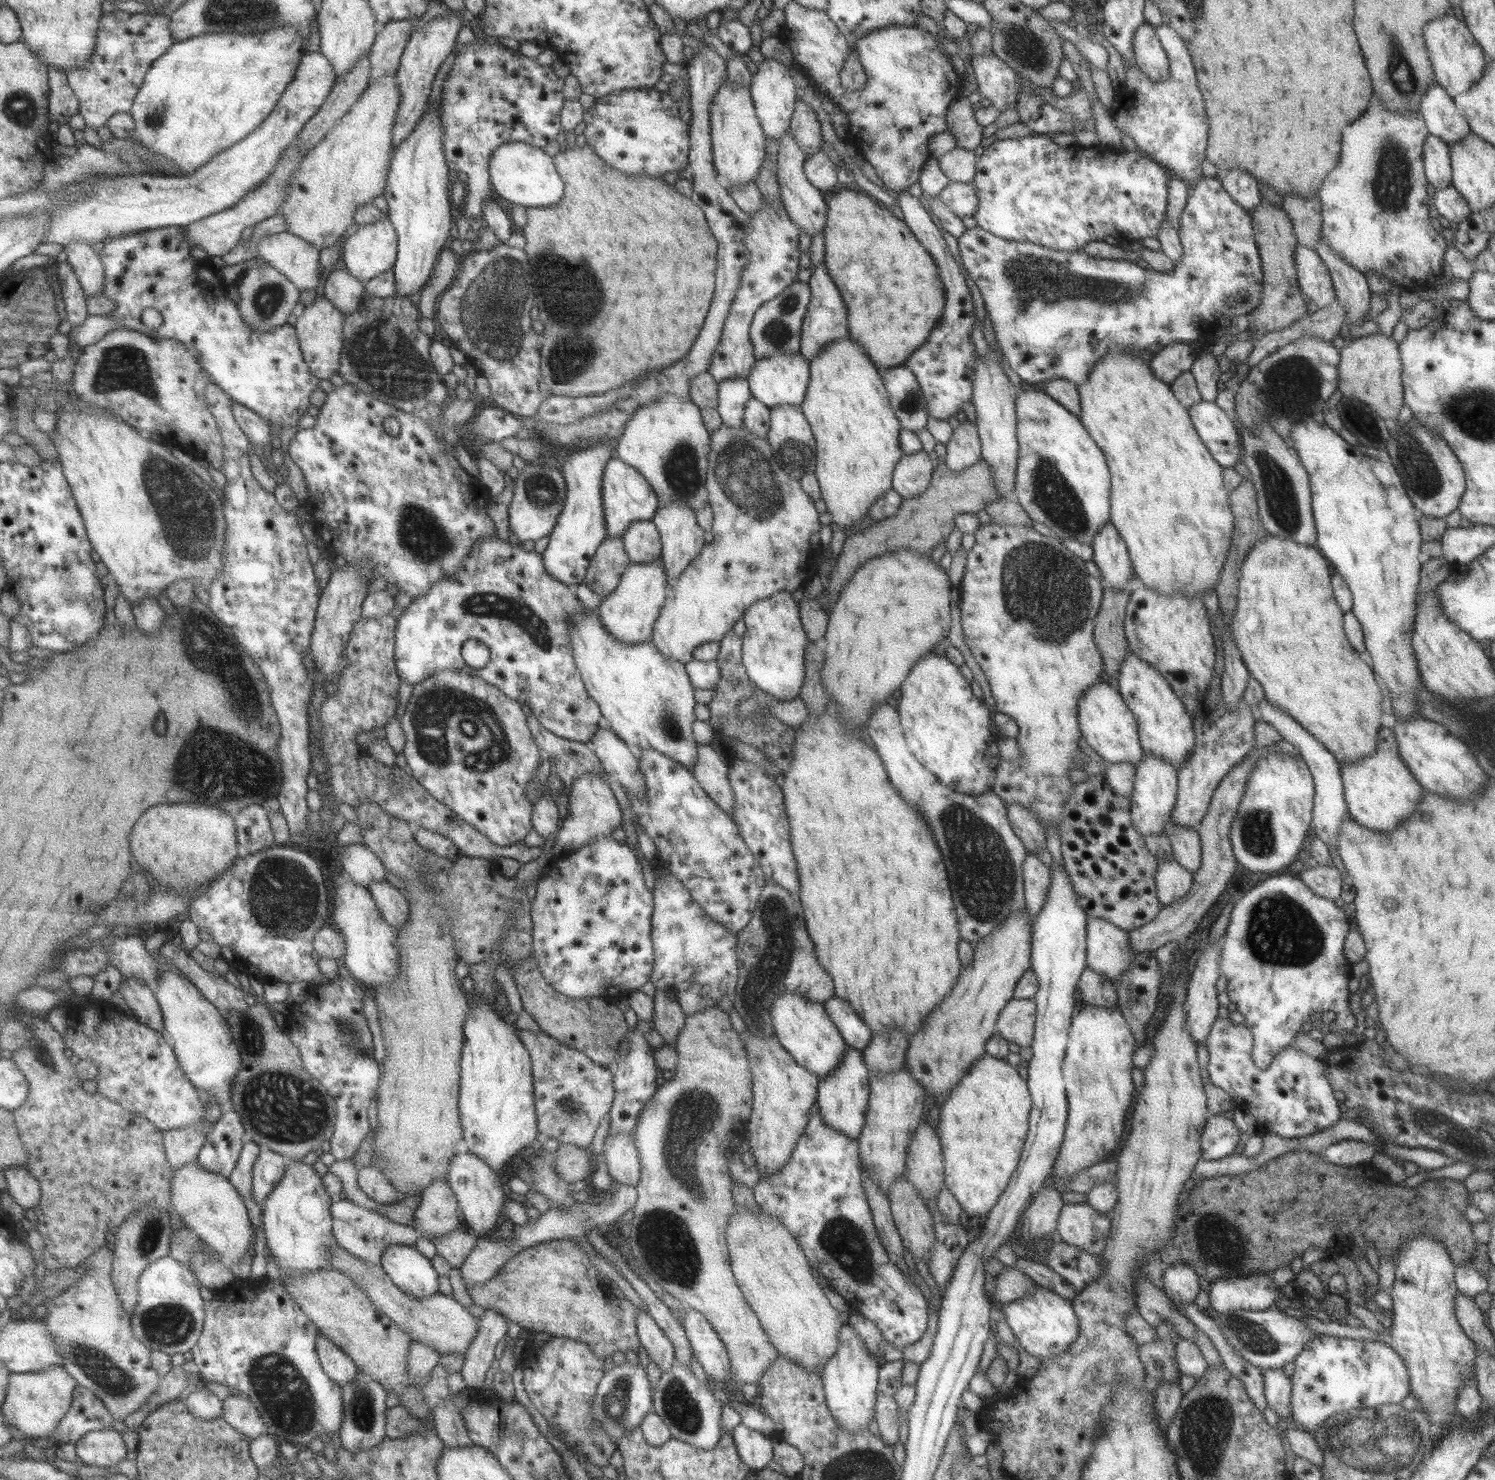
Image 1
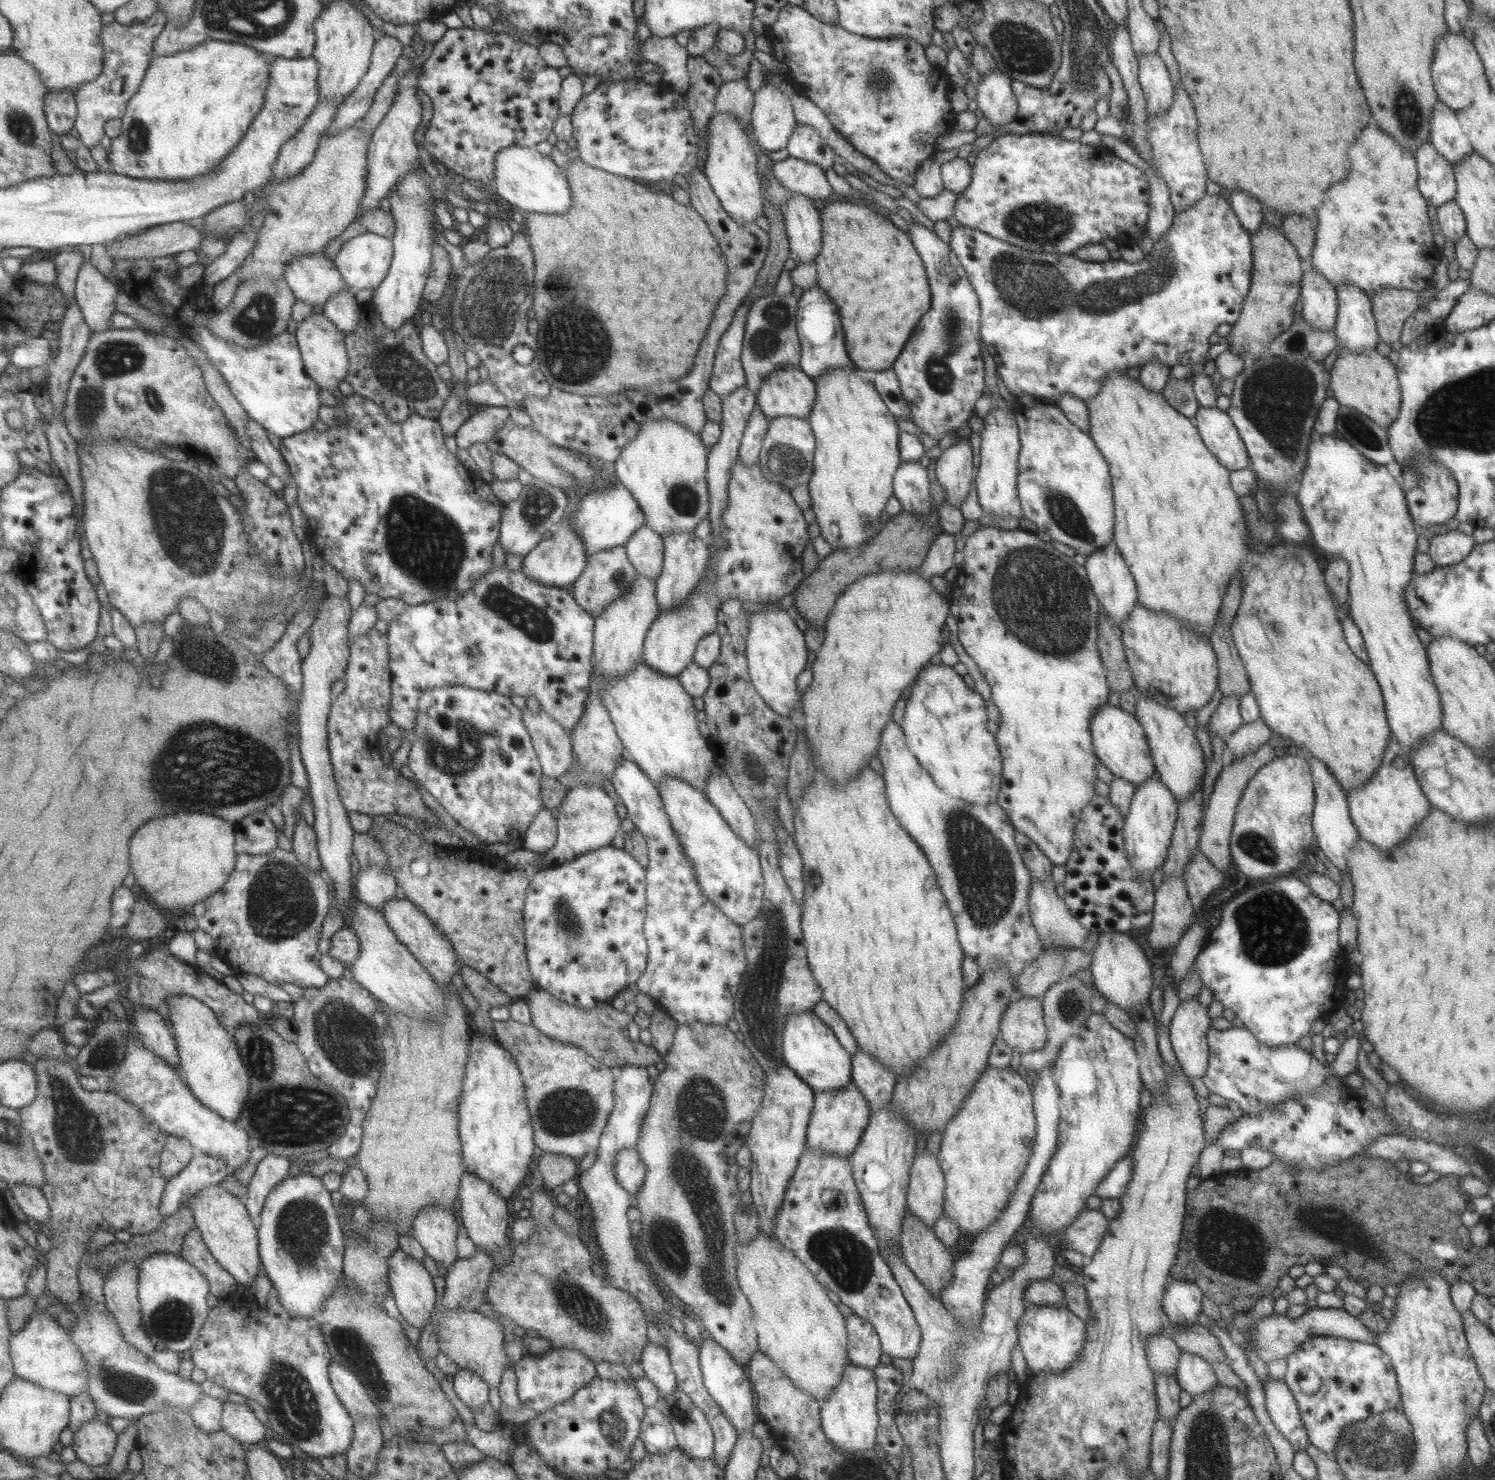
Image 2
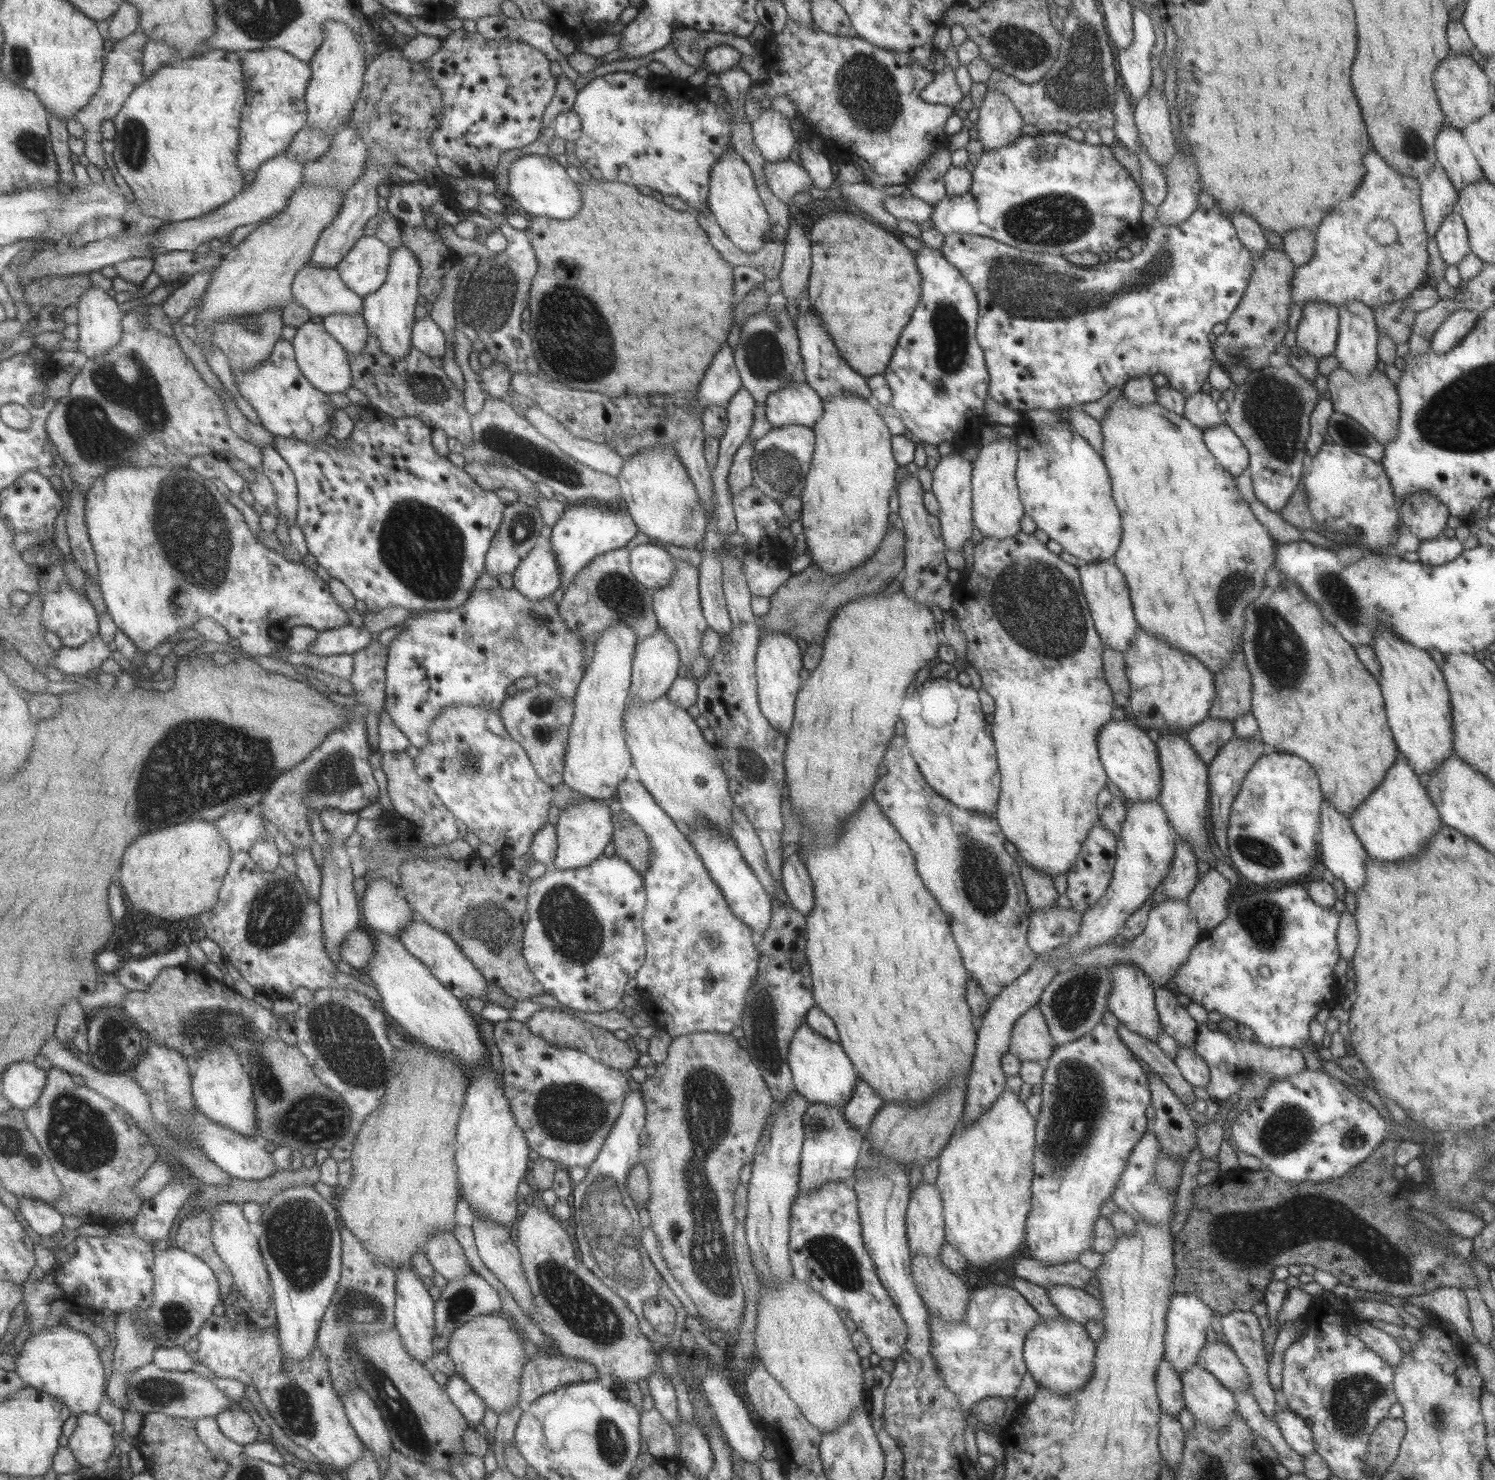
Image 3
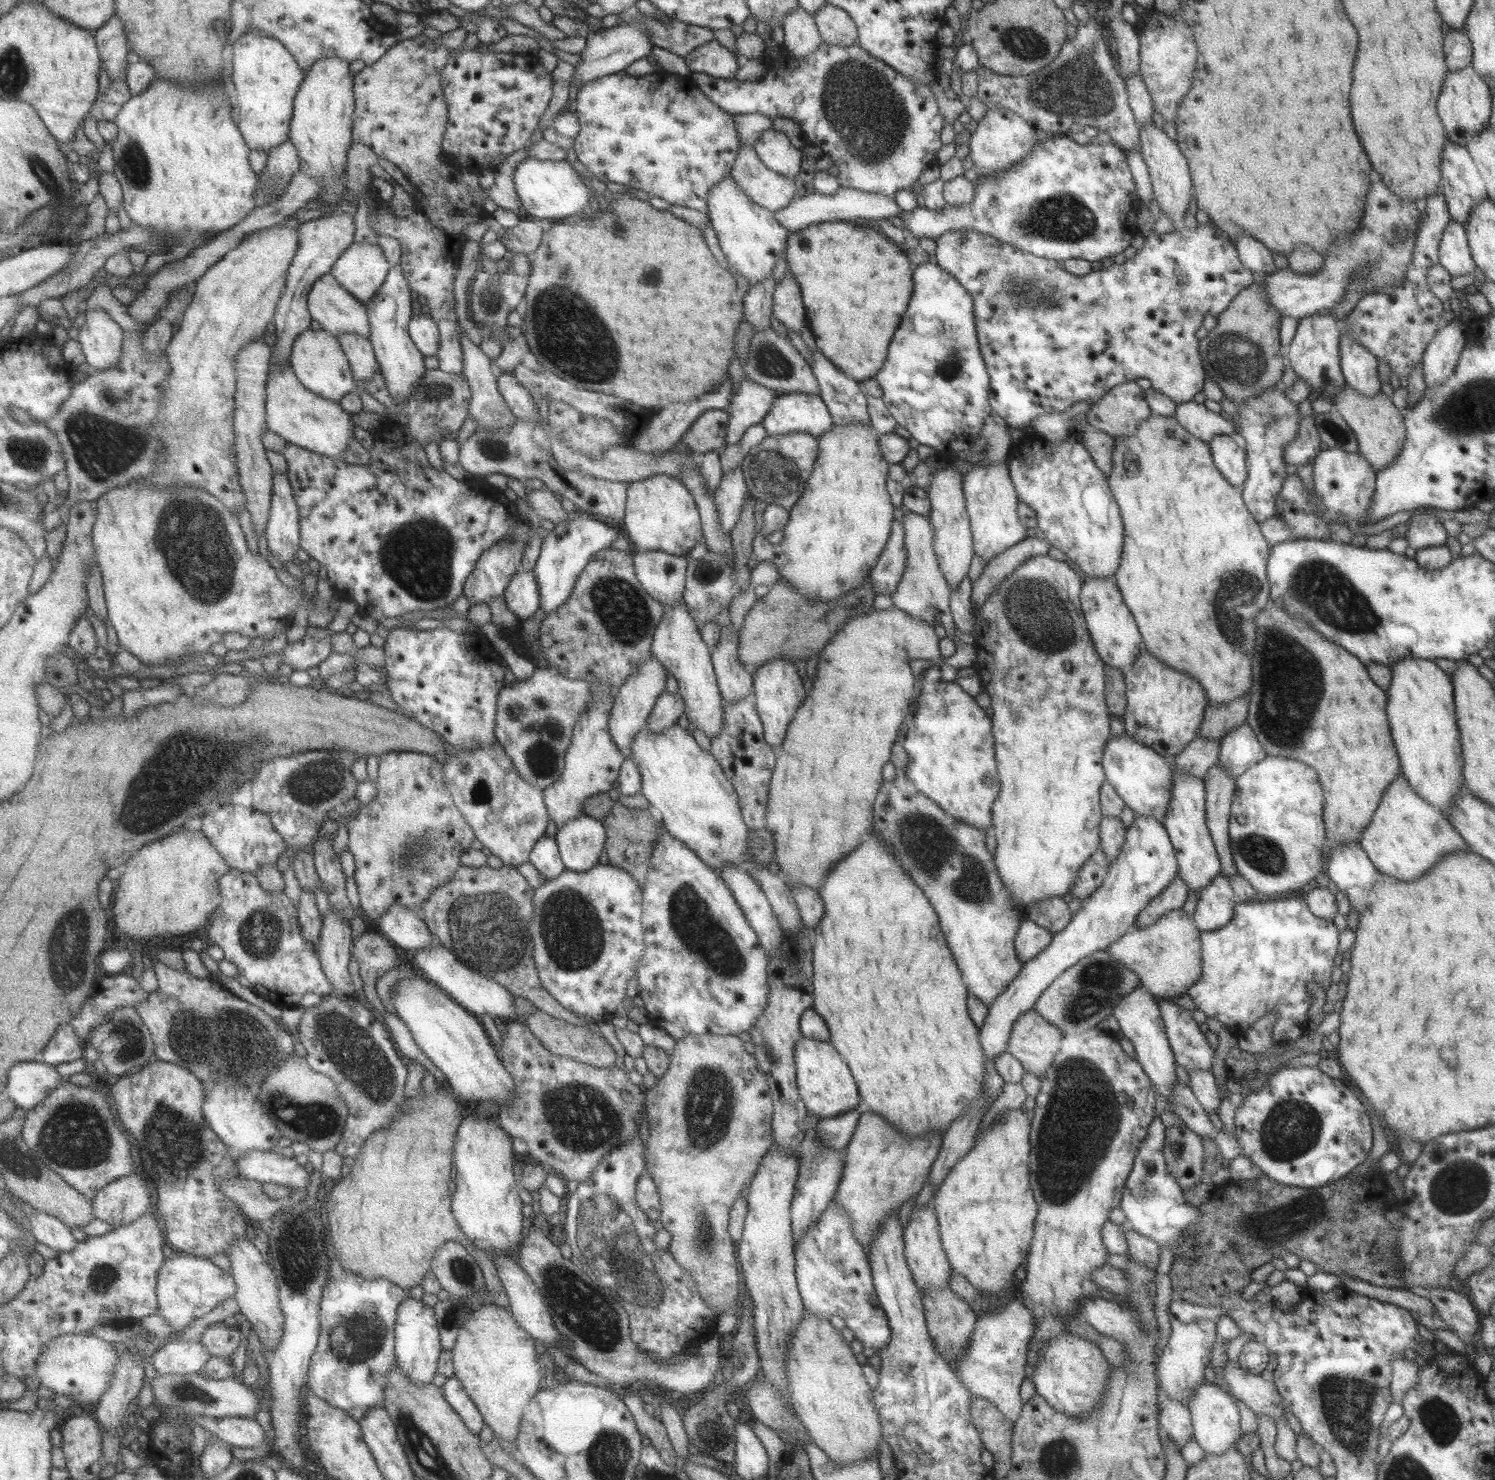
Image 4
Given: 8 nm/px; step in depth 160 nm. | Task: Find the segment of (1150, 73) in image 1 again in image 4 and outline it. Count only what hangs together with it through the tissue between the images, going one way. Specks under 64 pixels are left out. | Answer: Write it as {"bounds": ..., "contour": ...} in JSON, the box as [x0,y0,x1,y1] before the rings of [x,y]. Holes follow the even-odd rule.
{"bounds":[1139,121,1193,229],"contour":[[[1152,121],[1143,122],[1143,125],[1139,127],[1139,148],[1150,177],[1152,198],[1158,204],[1160,212],[1166,214],[1175,229],[1179,229],[1183,226],[1183,216],[1185,216],[1185,212],[1189,208],[1189,200],[1193,195],[1187,160],[1179,151],[1176,142],[1169,139],[1163,133],[1163,130],[1157,129]]]}

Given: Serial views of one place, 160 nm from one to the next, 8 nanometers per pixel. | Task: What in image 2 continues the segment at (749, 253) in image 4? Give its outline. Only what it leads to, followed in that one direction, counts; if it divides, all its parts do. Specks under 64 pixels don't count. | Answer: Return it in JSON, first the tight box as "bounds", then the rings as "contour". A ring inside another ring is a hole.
{"bounds":[703,113,764,224],"contour":[[[715,113],[709,121],[707,158],[705,158],[705,165],[703,166],[705,177],[707,177],[707,181],[709,181],[711,190],[713,190],[715,196],[718,198],[719,204],[722,206],[722,209],[729,215],[729,218],[732,218],[737,224],[749,224],[750,222],[756,222],[756,218],[760,214],[764,214],[764,198],[762,196],[762,188],[760,186],[759,178],[757,177],[757,173],[755,173],[756,156],[754,155],[755,150],[763,151],[763,149],[761,149],[761,147],[759,147],[759,145],[757,144],[751,144],[751,140],[755,140],[755,138],[751,139],[751,137],[749,137],[749,131],[747,131],[747,127],[739,125],[739,121],[737,121],[735,117],[731,117],[731,115],[727,115],[727,113]]]}

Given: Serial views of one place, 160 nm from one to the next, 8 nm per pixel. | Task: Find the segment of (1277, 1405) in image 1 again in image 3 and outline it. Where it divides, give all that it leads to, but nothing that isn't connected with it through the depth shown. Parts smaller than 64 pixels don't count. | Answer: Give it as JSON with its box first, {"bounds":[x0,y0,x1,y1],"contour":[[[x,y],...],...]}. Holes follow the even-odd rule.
{"bounds":[1271,1408,1314,1457],"contour":[[[1286,1408],[1281,1412],[1276,1410],[1271,1420],[1279,1427],[1282,1437],[1293,1452],[1302,1457],[1314,1452],[1312,1432],[1303,1418]]]}

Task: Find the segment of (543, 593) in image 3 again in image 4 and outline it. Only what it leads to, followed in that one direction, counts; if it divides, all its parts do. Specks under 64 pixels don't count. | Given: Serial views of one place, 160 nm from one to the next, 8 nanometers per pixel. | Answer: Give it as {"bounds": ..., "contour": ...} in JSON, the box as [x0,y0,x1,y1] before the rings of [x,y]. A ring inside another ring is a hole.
{"bounds":[503,569,539,622],"contour":[[[532,569],[515,573],[505,588],[503,598],[509,611],[517,617],[517,622],[529,619],[539,608],[539,593]]]}

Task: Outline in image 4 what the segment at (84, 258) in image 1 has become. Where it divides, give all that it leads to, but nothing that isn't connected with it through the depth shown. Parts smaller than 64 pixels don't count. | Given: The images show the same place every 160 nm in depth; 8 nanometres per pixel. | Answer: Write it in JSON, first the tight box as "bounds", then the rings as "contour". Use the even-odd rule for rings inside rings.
{"bounds":[79,309,125,370],"contour":[[[105,309],[87,311],[79,340],[93,370],[116,368],[124,357],[125,330]]]}

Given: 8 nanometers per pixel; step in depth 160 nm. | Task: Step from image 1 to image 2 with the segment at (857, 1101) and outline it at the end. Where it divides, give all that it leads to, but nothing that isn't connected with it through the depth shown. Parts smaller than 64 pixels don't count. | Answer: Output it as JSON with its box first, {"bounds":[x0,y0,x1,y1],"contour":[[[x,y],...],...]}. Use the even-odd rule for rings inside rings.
{"bounds":[805,1082,869,1158],"contour":[[[849,1082],[845,1089],[829,1091],[829,1093],[815,1093],[813,1109],[806,1128],[805,1152],[848,1158],[859,1143],[869,1117],[869,1107],[863,1099],[863,1093],[857,1091],[853,1082]]]}

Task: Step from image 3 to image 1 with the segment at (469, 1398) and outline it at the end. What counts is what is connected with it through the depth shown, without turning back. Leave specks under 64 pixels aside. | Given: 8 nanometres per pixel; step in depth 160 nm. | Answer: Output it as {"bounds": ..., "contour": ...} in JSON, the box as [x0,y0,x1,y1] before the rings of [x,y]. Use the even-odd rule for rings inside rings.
{"bounds":[459,1308,508,1388],"contour":[[[485,1308],[483,1315],[478,1317],[478,1331],[464,1355],[459,1374],[467,1388],[481,1386],[485,1372],[494,1358],[496,1345],[502,1341],[507,1332],[508,1322],[498,1310]]]}

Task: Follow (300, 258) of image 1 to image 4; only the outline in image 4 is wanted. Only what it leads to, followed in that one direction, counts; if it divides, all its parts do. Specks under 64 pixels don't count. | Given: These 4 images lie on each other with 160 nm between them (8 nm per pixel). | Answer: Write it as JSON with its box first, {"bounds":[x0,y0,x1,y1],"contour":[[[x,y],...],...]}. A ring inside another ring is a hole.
{"bounds":[309,274,370,336],"contour":[[[324,274],[313,285],[309,295],[312,319],[327,332],[340,336],[353,332],[359,336],[370,336],[368,311],[364,303],[351,294],[331,274]]]}

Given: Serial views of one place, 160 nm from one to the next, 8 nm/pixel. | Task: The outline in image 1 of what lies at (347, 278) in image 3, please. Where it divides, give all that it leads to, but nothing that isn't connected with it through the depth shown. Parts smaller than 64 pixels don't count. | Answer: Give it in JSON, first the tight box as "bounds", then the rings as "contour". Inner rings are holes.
{"bounds":[342,218,397,283],"contour":[[[384,218],[367,226],[359,226],[357,231],[345,241],[342,258],[350,273],[363,283],[392,268],[396,260],[396,249],[397,234],[393,231],[388,218]]]}

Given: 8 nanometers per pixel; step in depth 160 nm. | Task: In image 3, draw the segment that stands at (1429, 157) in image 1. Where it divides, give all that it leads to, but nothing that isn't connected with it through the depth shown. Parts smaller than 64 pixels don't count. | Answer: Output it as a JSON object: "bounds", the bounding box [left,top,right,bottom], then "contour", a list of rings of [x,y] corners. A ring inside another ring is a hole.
{"bounds":[1420,162,1458,238],"contour":[[[1435,162],[1420,182],[1420,209],[1427,237],[1434,238],[1441,221],[1456,210],[1458,196],[1445,171]]]}

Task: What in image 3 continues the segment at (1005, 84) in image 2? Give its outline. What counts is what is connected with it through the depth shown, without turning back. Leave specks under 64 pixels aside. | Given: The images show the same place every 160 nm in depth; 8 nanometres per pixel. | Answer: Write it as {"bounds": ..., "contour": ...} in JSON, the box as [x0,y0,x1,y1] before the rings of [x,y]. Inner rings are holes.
{"bounds":[977,90,1024,152],"contour":[[[987,90],[977,110],[977,141],[983,145],[982,152],[1007,147],[1022,136],[1024,122],[1002,92]]]}

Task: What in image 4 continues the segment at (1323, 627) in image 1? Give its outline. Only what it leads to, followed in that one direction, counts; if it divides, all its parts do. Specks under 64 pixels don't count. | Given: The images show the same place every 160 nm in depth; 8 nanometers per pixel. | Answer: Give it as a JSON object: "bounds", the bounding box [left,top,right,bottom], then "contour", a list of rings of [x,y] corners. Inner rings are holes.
{"bounds":[1246,602,1400,851],"contour":[[[1268,602],[1263,610],[1259,611],[1255,618],[1255,652],[1253,652],[1253,662],[1251,662],[1251,672],[1253,672],[1253,682],[1248,690],[1248,714],[1246,724],[1253,731],[1254,737],[1264,748],[1269,756],[1279,756],[1281,758],[1290,758],[1309,765],[1317,773],[1321,790],[1324,792],[1324,803],[1322,809],[1322,821],[1324,822],[1325,847],[1327,851],[1336,848],[1340,844],[1347,844],[1348,841],[1358,841],[1365,827],[1371,822],[1371,816],[1375,812],[1383,791],[1389,786],[1389,783],[1398,775],[1400,762],[1395,745],[1392,741],[1389,723],[1386,718],[1386,691],[1381,690],[1368,675],[1366,666],[1363,666],[1358,658],[1353,657],[1349,652],[1341,649],[1337,645],[1325,639],[1321,639],[1318,632],[1312,629],[1312,626],[1299,620],[1295,616],[1287,615],[1283,609],[1277,609],[1273,602]]]}

